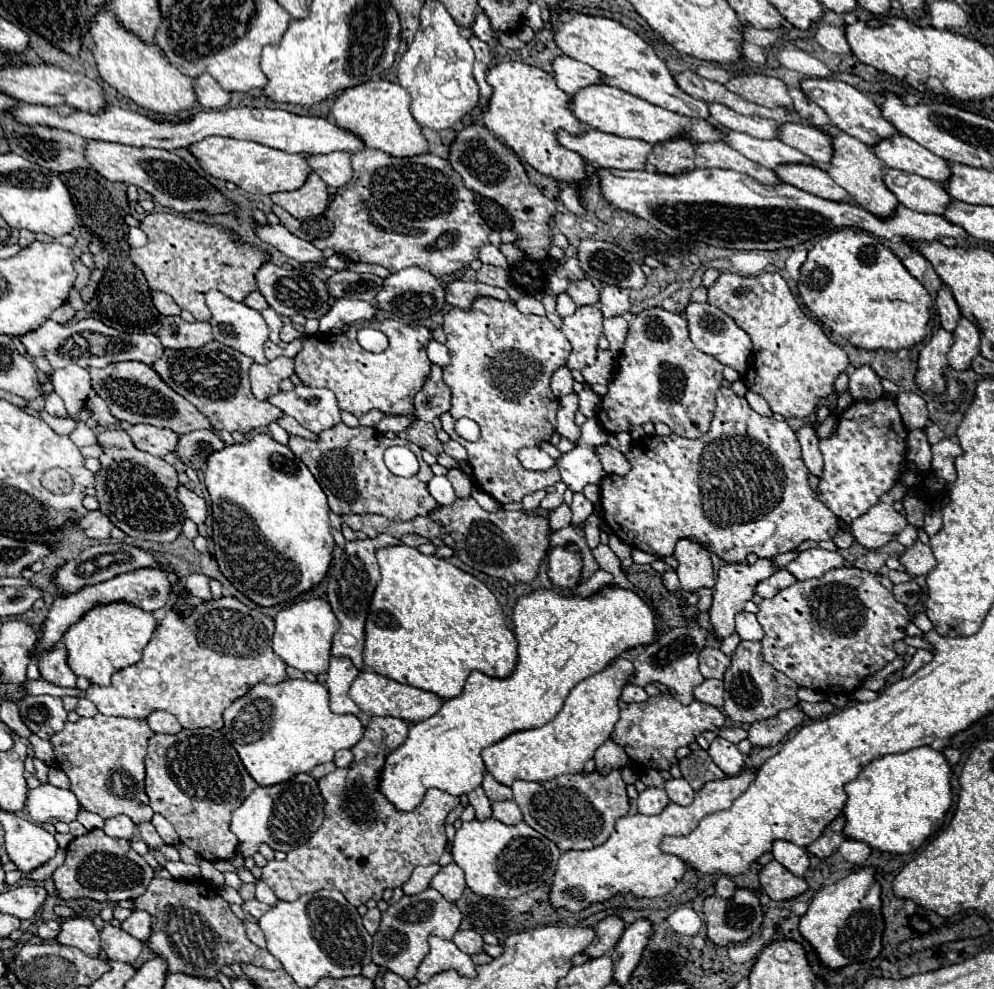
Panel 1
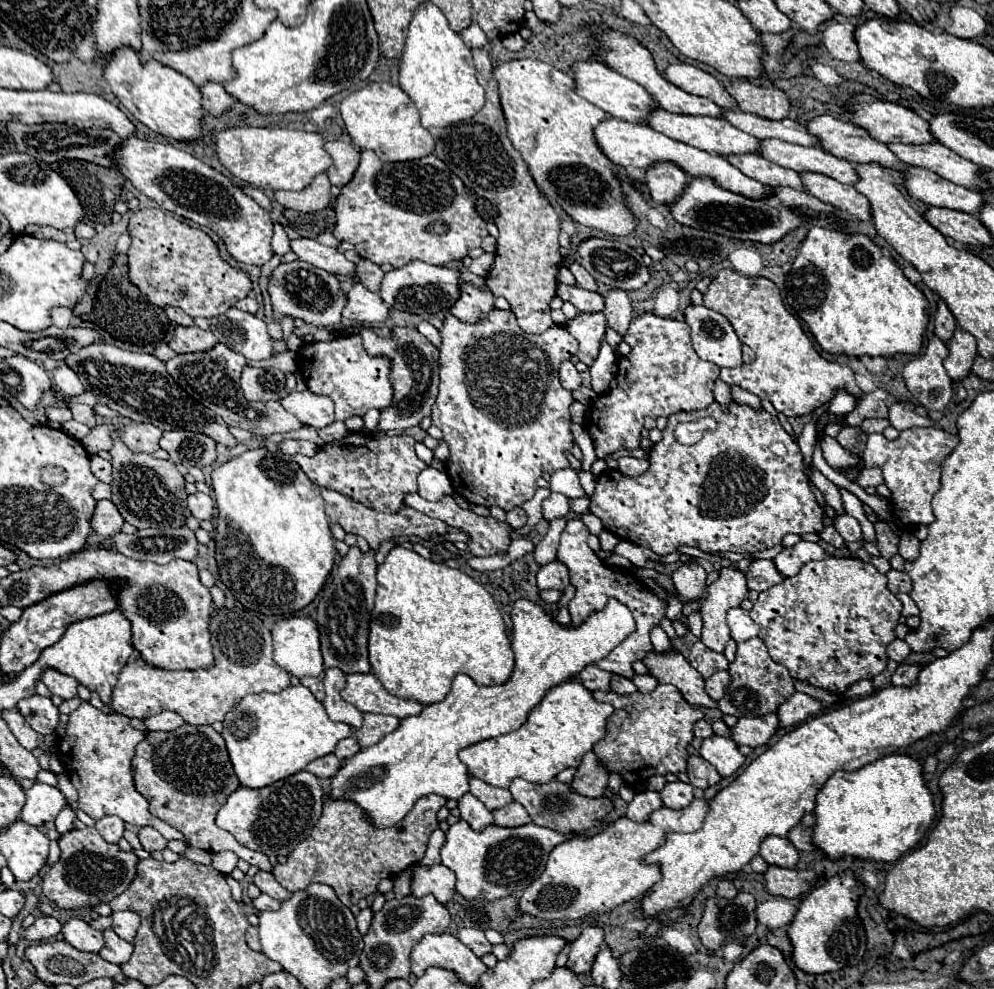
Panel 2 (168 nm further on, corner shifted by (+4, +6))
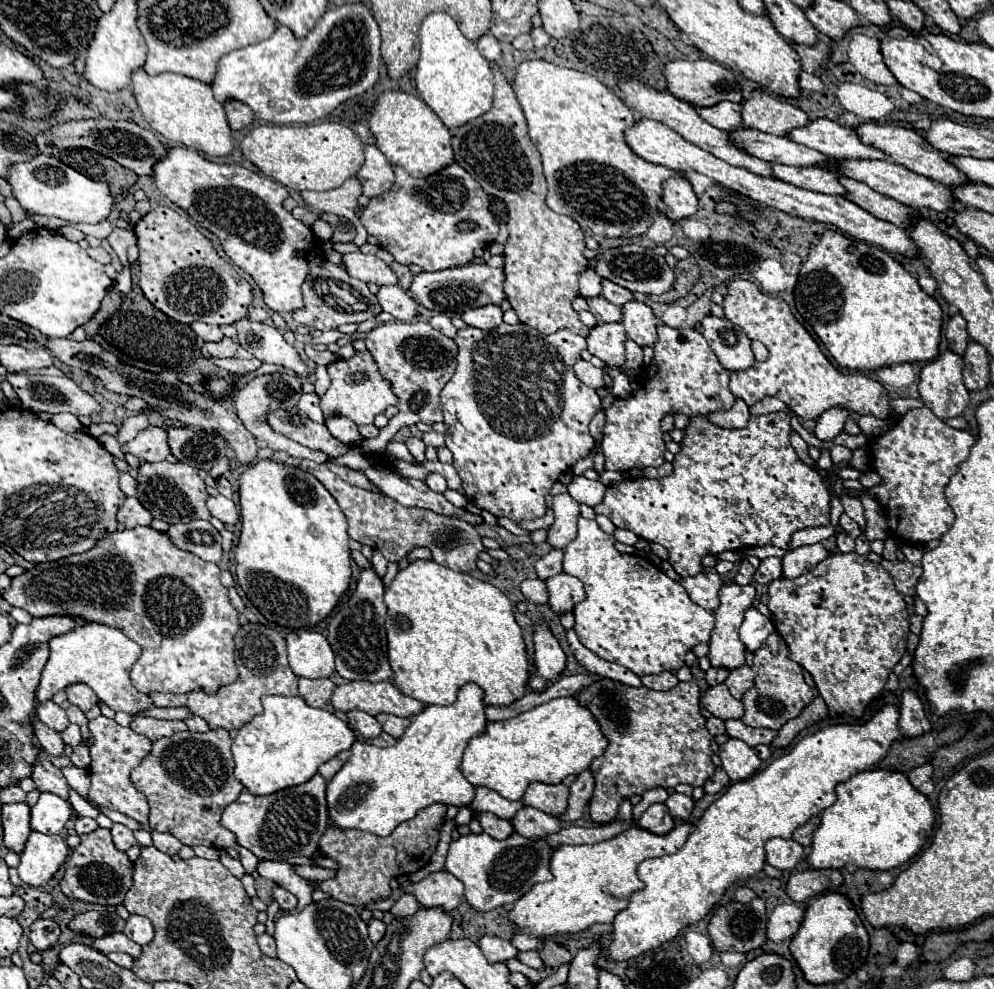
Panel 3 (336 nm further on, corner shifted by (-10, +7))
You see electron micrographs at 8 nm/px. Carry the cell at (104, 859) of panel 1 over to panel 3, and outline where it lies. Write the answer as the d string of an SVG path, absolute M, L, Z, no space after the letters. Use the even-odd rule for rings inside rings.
M97 829L81 835L79 847L69 855L65 875L59 883L61 891L69 899L77 899L83 903L99 903L99 905L119 905L123 903L125 893L133 885L133 865L125 851L119 851L113 845L109 829Z

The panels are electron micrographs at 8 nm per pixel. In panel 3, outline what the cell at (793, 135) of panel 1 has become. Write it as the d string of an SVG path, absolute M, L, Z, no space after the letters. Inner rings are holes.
M863 123L859 127L855 127L855 133L859 137L861 143L875 147L879 151L883 151L887 157L891 157L895 163L907 167L913 173L919 173L927 179L933 179L937 183L943 183L947 187L951 185L961 185L967 181L967 177L963 177L963 173L959 173L955 169L955 165L949 163L949 155L947 153L939 153L937 149L931 149L931 145L927 145L927 141L921 137L921 133L913 131L913 129L905 129L905 127L897 127L897 125L877 125L877 123Z

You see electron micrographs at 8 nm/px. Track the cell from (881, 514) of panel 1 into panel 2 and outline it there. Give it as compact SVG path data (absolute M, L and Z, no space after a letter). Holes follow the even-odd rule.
M847 514L837 516L833 526L843 536L845 542L859 542L861 540L861 526L859 526L859 522L855 518L849 518Z

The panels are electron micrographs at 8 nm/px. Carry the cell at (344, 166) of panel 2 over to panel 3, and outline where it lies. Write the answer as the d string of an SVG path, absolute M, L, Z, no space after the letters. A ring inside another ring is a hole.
M365 145L363 153L365 153L365 163L357 173L357 179L363 187L363 195L375 197L393 185L395 175L389 161L375 145Z

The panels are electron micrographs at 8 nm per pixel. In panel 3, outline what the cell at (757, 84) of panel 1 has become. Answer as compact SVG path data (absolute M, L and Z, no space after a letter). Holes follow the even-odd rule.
M755 89L753 97L743 103L743 127L759 129L771 135L787 135L793 127L805 125L807 113L797 105L769 95L765 89Z

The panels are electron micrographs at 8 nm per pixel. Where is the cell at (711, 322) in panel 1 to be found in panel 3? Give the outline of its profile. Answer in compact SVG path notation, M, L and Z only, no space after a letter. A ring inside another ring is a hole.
M707 315L701 321L701 333L725 369L741 371L755 363L751 339L729 319Z

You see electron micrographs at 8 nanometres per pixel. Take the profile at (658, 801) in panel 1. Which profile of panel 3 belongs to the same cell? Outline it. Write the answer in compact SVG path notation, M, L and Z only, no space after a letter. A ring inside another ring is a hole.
M653 803L641 815L641 819L639 819L637 825L643 827L643 829L647 829L647 831L651 831L651 833L663 835L663 833L667 833L667 831L671 831L675 827L675 821L673 821L673 817L671 817L671 813L669 813L669 809L667 809L665 803Z

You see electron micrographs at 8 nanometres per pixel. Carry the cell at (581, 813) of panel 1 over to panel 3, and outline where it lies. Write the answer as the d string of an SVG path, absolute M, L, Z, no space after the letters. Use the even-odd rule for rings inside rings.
M531 783L523 795L523 803L535 809L541 809L553 817L559 817L567 811L567 799L569 799L569 787L559 785L547 785L547 783Z

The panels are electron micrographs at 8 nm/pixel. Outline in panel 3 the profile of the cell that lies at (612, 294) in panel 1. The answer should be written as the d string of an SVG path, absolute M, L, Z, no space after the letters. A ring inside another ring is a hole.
M629 301L623 305L623 325L625 325L627 337L641 347L645 345L653 347L653 343L657 341L655 315L651 307L647 307L641 301Z

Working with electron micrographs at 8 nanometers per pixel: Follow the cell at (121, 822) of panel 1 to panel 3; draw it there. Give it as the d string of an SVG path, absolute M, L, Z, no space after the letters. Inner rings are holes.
M113 825L111 835L113 835L113 841L115 841L115 847L121 849L121 851L127 851L129 847L137 845L137 841L133 837L133 831L125 825Z

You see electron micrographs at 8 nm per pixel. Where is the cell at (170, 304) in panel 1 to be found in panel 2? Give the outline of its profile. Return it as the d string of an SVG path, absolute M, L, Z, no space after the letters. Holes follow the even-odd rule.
M165 308L165 314L167 314L167 318L171 320L171 322L175 322L175 324L181 324L181 326L195 326L195 322L193 322L193 318L189 318L183 310L179 310L179 308Z

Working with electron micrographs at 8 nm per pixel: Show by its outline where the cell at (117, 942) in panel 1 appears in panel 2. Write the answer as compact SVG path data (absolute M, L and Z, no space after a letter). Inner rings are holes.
M105 930L105 948L99 952L99 956L111 964L125 964L133 954L133 944L121 940L113 930Z

